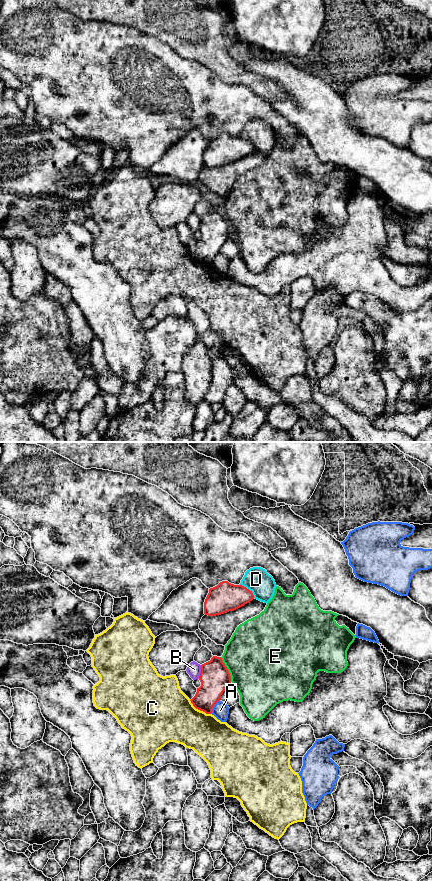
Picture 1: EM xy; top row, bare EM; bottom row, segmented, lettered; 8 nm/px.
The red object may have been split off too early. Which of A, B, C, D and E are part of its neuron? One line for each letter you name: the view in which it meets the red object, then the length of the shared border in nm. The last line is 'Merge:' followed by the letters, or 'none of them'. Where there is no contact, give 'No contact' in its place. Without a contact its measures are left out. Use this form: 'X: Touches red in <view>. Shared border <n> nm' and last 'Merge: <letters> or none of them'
Merge: none of them

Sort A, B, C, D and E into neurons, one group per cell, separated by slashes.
A / B / C / D / E

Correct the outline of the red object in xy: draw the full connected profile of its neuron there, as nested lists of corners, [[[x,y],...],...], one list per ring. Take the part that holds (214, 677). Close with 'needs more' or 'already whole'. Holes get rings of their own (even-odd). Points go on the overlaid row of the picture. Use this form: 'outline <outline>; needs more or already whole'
outline [[[213,656],[202,664],[199,680],[201,686],[190,701],[196,709],[211,714],[225,689],[231,685],[231,676],[222,658]]]; already whole

